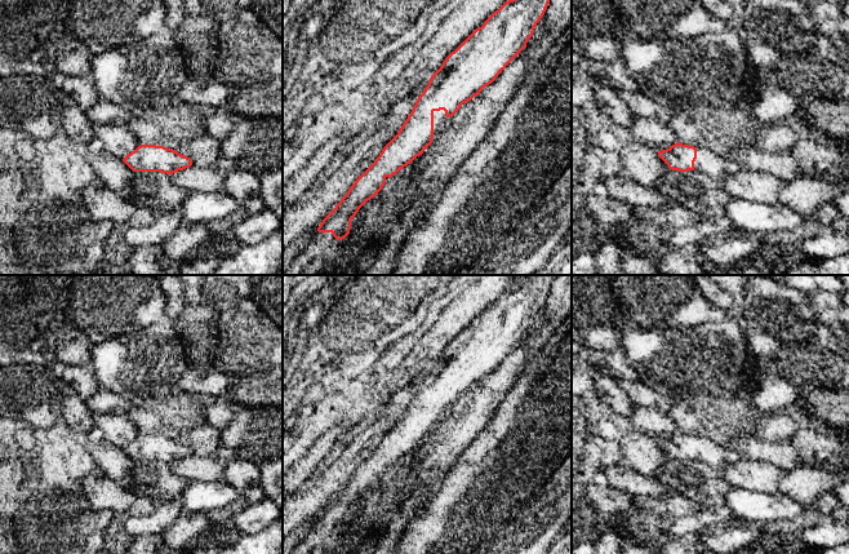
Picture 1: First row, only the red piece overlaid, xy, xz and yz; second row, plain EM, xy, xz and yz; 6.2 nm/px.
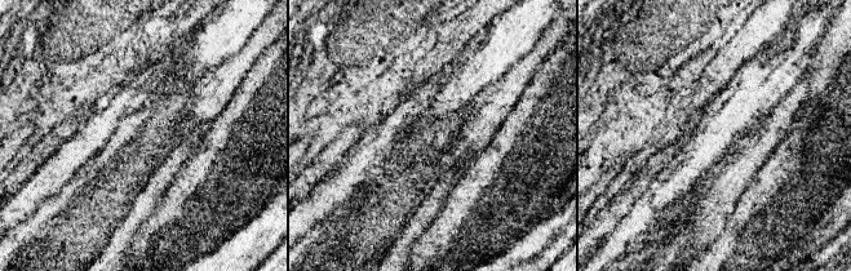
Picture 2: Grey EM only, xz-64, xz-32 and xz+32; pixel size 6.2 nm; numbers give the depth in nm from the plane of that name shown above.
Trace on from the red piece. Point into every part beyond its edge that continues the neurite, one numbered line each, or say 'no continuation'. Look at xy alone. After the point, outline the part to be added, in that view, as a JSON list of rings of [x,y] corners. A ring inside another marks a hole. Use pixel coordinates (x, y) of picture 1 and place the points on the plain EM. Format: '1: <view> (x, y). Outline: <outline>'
no continuation

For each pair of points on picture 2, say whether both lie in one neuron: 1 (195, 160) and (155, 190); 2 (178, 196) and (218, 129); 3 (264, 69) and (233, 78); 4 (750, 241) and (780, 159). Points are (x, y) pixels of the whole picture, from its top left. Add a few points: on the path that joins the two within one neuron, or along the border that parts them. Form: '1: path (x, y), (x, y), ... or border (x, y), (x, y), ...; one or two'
1: border (195, 152), (185, 163), (160, 200); two
2: path (191, 180), (194, 173), (218, 146); one
3: border (258, 57), (230, 100); two
4: path (767, 221), (778, 207), (780, 180); one

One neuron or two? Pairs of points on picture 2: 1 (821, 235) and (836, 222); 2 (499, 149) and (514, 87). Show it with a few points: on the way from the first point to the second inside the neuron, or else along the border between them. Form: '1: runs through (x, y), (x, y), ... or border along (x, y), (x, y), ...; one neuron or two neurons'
1: runs through (825, 231), (832, 225); one neuron
2: border along (501, 127), (482, 150); two neurons

